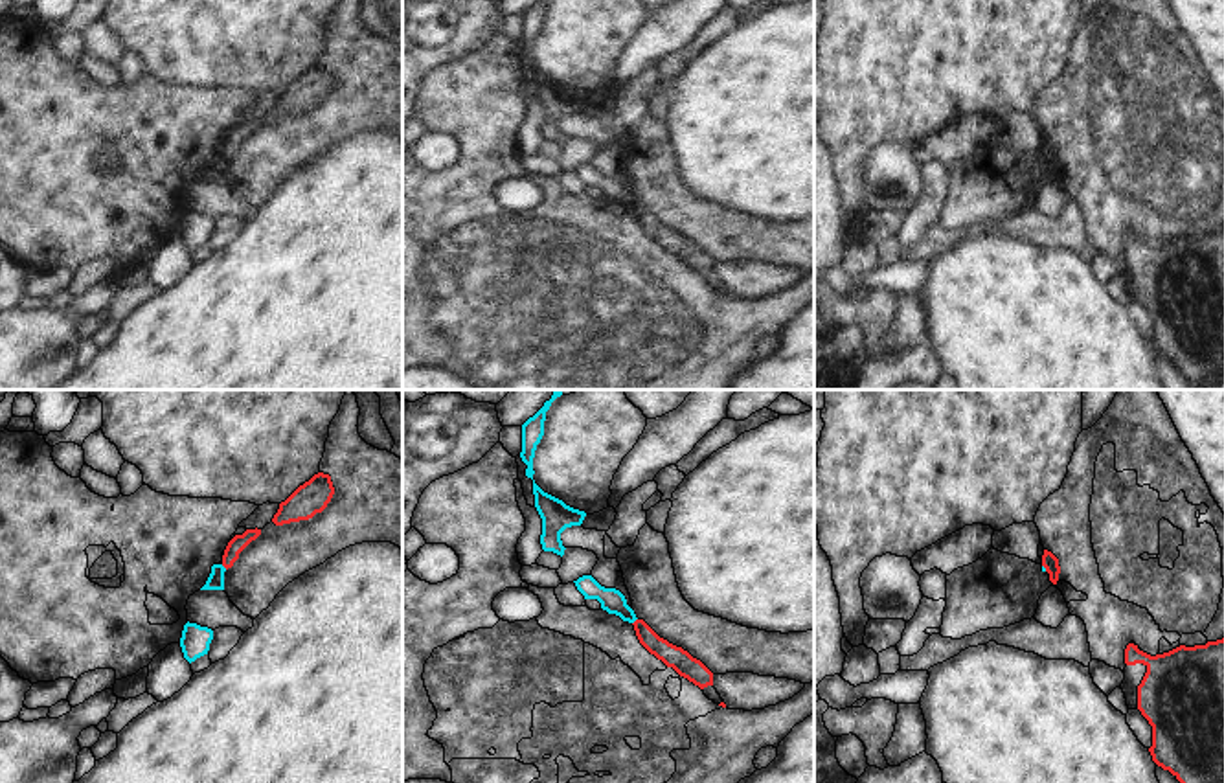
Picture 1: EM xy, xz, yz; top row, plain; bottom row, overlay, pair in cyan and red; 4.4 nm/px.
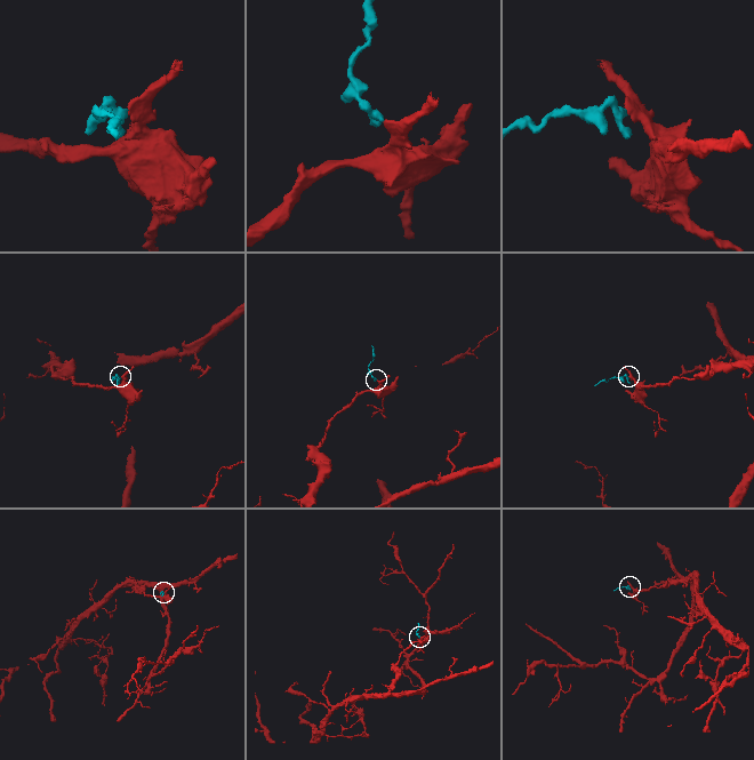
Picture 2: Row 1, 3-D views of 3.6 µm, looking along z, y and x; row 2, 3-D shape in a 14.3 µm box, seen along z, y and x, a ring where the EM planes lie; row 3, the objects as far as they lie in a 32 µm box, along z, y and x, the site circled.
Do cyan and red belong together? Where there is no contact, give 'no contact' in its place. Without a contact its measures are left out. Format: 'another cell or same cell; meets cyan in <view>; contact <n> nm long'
another cell; meets cyan in xy; contact 40 nm long

